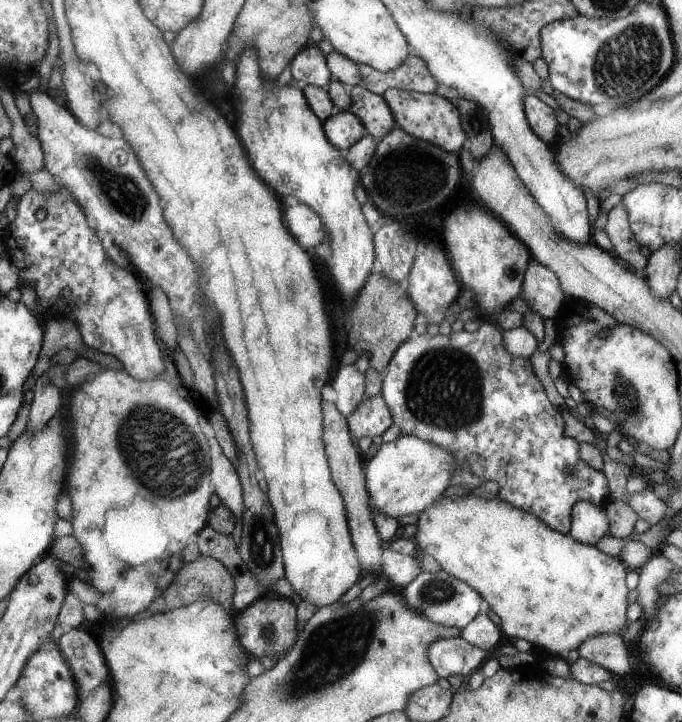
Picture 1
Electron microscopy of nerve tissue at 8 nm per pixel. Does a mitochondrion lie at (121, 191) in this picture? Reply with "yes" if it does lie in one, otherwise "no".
yes

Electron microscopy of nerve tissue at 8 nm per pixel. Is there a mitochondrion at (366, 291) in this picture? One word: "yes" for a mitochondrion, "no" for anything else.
no

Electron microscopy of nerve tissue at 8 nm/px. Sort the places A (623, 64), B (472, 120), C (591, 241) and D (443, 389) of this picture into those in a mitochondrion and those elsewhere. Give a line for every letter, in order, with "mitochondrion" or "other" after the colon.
A: mitochondrion
B: mitochondrion
C: other
D: mitochondrion

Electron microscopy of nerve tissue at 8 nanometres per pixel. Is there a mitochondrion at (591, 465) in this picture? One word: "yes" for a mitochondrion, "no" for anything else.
no

